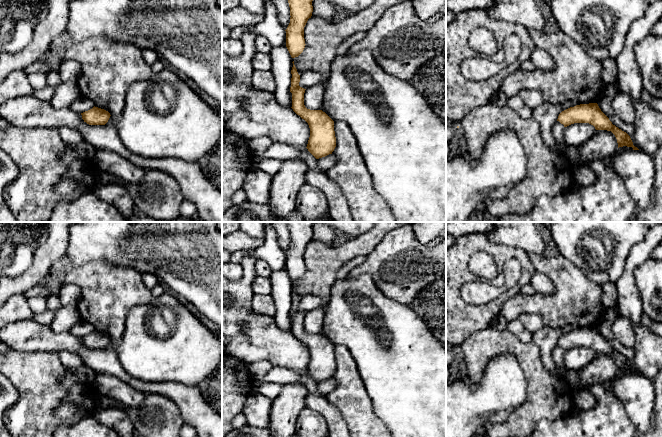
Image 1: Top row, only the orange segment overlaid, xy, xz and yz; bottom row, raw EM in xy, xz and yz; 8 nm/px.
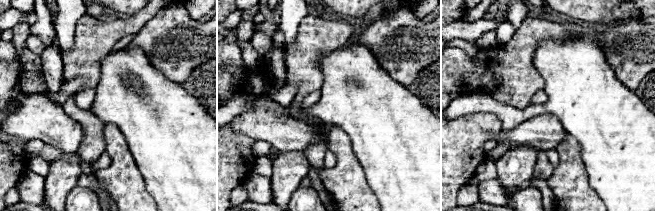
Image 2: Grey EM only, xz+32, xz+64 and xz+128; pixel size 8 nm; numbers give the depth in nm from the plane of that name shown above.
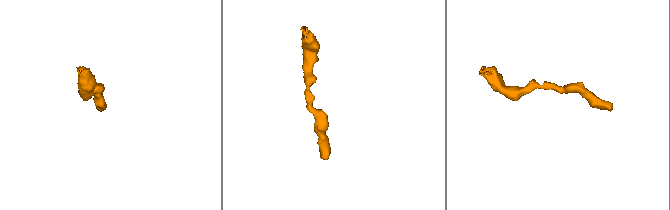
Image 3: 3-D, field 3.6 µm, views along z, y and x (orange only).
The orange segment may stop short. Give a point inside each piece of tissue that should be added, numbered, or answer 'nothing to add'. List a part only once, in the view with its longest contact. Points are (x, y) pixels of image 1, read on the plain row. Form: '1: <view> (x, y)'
nothing to add

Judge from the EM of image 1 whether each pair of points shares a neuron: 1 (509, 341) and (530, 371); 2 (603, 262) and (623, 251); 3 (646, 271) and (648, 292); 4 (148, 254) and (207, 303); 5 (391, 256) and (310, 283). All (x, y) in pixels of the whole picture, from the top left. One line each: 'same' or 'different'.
1: same
2: same
3: same
4: same
5: different

